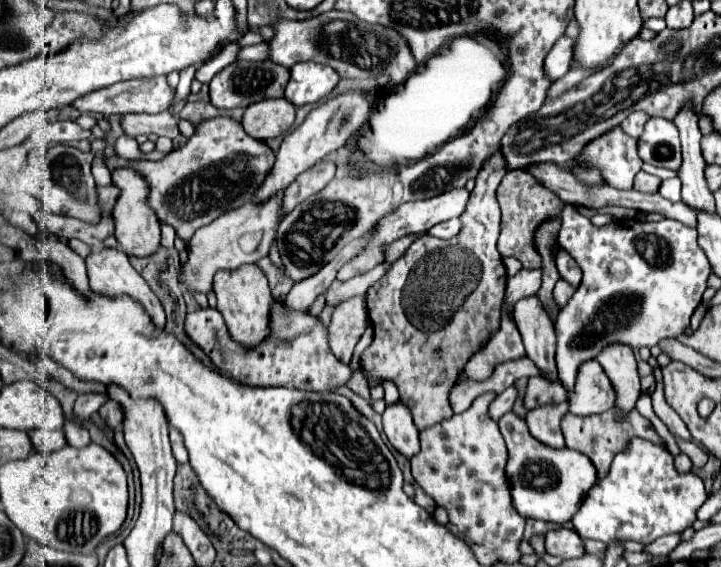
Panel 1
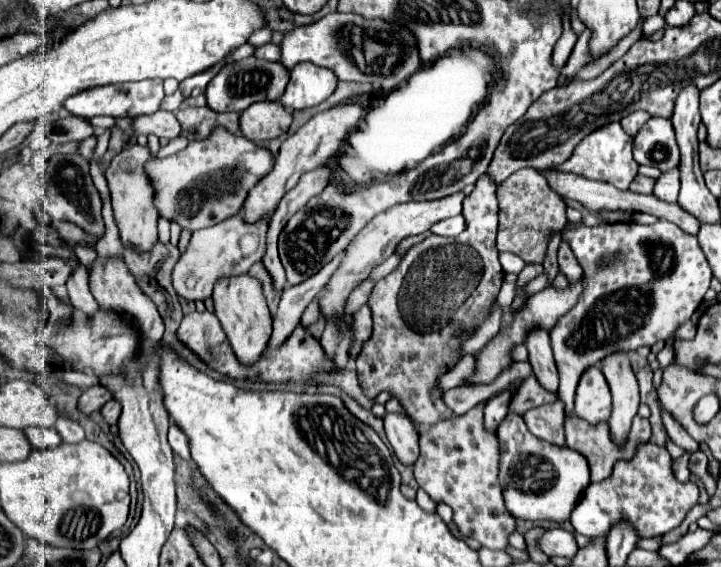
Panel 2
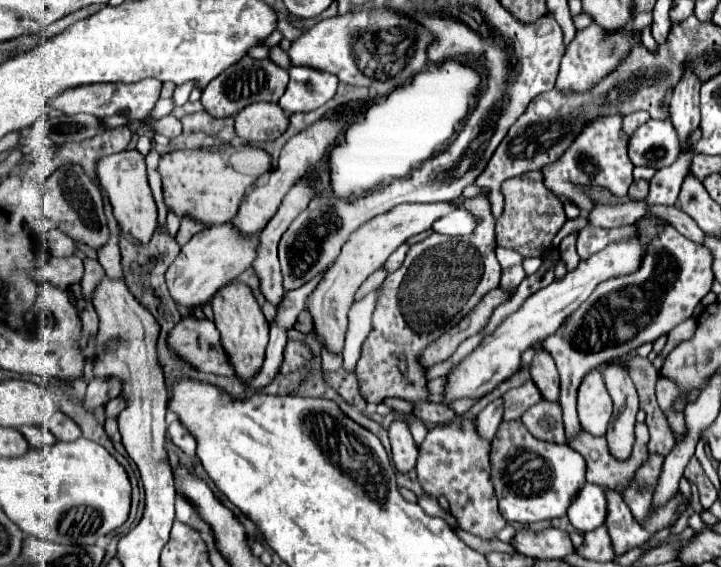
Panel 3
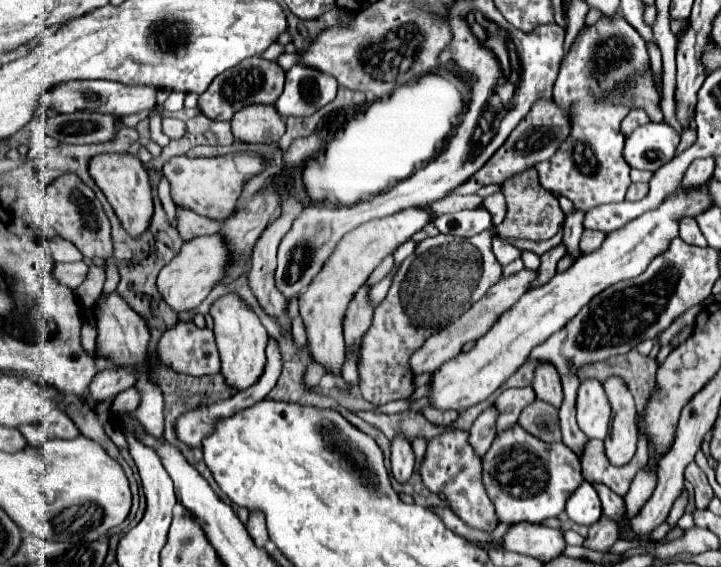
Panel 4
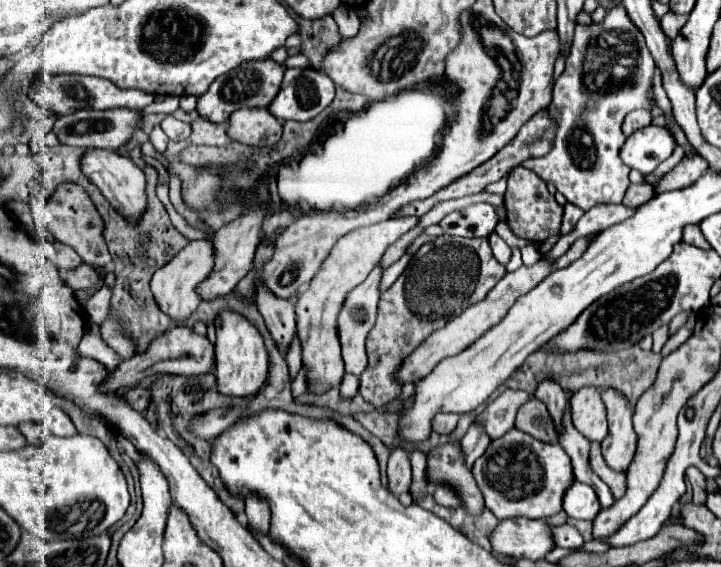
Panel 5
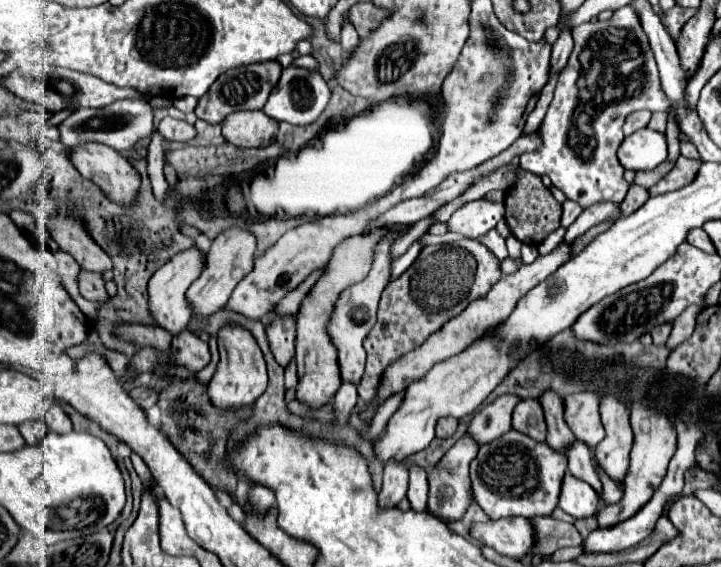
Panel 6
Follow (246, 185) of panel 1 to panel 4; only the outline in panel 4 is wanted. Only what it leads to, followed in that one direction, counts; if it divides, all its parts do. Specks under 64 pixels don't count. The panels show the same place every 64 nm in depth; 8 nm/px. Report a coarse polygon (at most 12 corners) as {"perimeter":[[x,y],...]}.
{"perimeter":[[254,152],[170,158],[172,202],[216,222],[264,170]]}

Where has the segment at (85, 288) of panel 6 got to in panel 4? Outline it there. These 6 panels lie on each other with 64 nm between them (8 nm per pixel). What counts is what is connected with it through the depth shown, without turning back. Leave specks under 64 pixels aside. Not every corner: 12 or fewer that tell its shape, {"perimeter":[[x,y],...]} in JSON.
{"perimeter":[[56,262],[56,282],[76,290],[88,272],[86,262]]}

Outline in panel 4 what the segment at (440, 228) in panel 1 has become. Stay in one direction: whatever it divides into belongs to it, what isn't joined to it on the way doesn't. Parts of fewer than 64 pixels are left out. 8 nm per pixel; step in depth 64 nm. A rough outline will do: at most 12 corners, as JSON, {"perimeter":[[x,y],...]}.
{"perimeter":[[486,208],[442,214],[434,226],[442,234],[470,238],[492,220]]}

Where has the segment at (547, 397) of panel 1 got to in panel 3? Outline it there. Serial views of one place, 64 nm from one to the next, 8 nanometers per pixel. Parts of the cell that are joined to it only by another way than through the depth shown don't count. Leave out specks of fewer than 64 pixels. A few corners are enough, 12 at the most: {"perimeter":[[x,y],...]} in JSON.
{"perimeter":[[532,380],[504,394],[504,420],[544,400]]}

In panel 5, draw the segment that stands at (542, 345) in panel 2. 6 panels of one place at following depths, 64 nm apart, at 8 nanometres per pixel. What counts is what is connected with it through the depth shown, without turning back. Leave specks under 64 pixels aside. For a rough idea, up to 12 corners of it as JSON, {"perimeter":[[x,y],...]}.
{"perimeter":[[552,378],[540,380],[534,396],[548,406],[560,430],[566,392]]}

